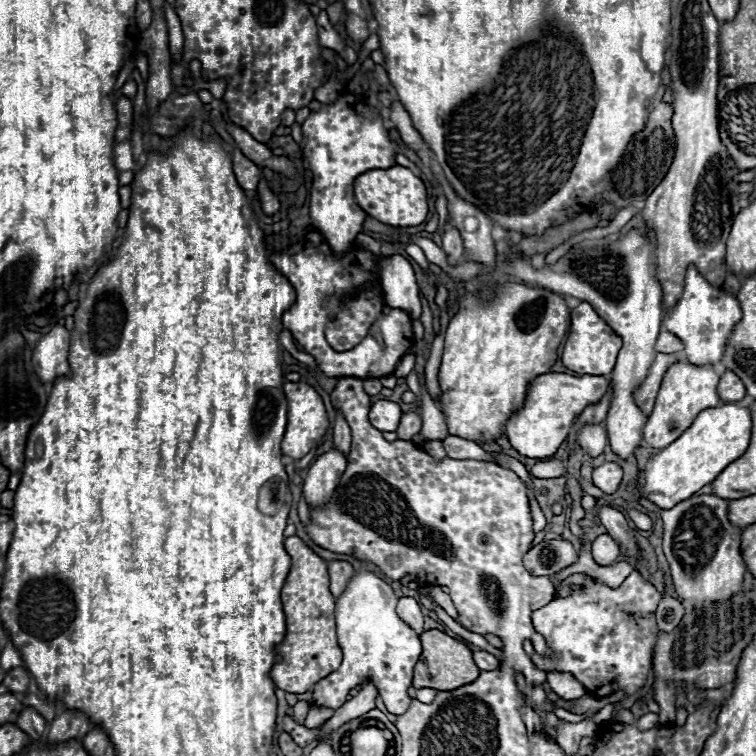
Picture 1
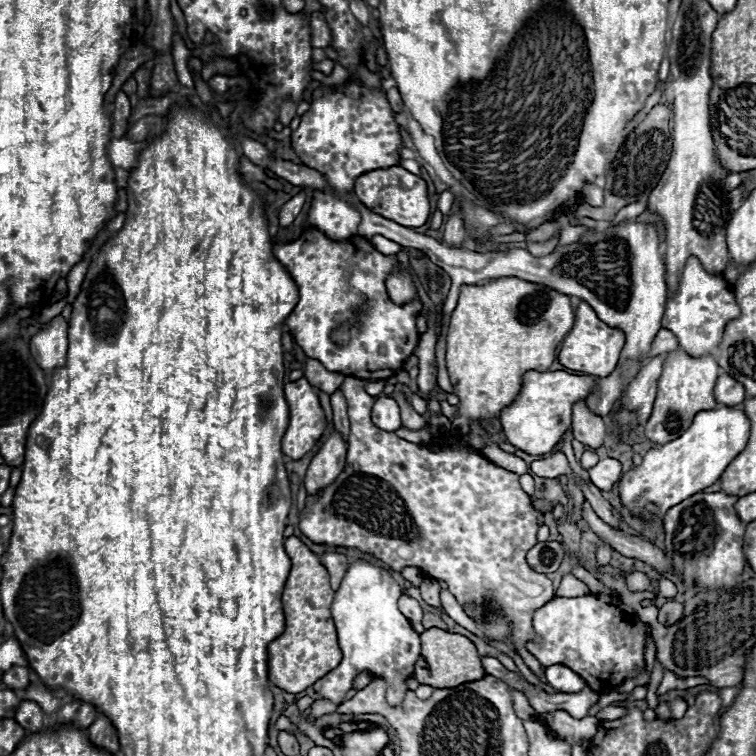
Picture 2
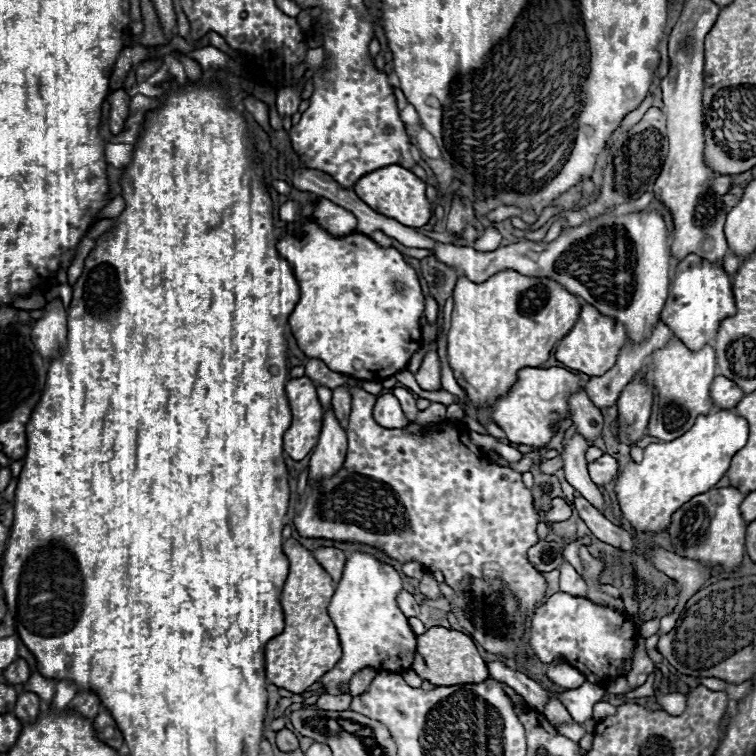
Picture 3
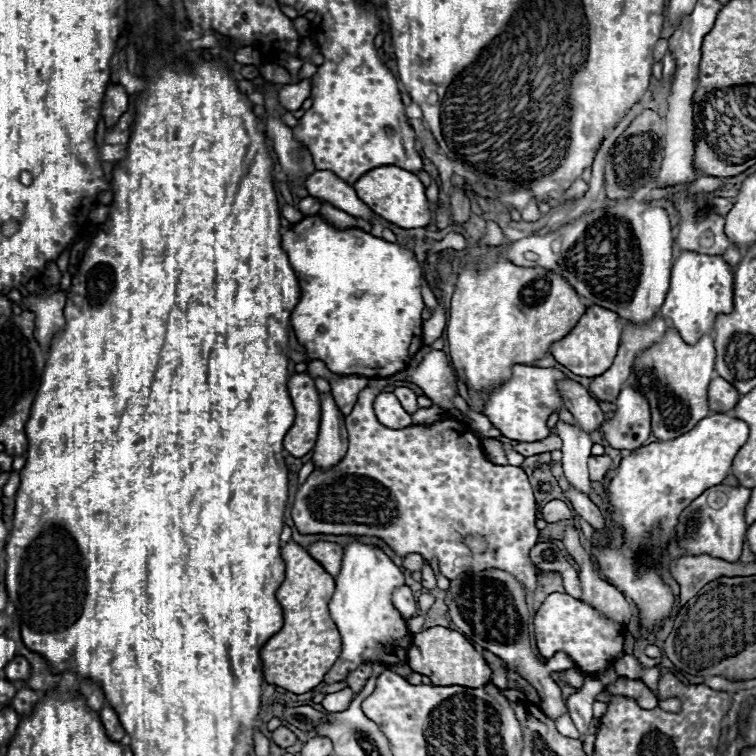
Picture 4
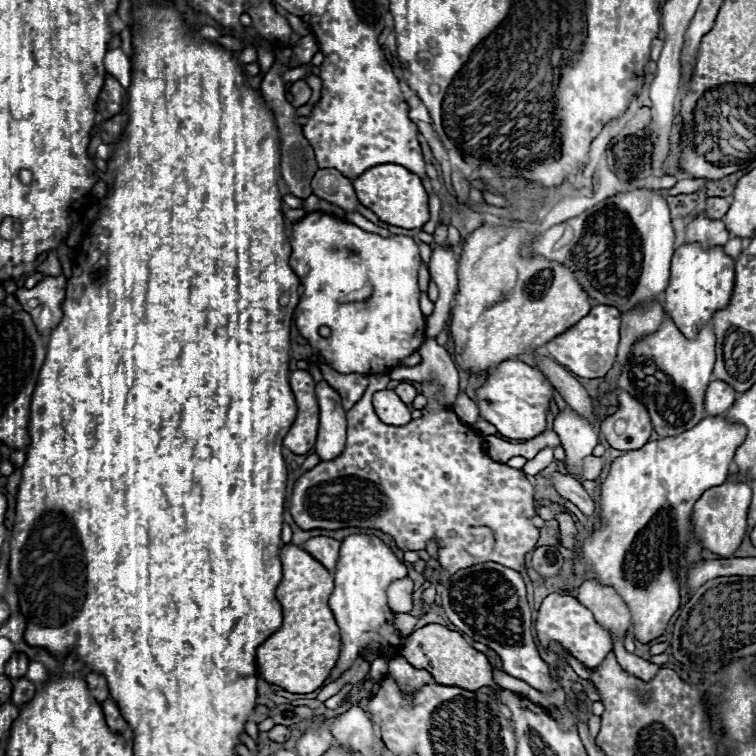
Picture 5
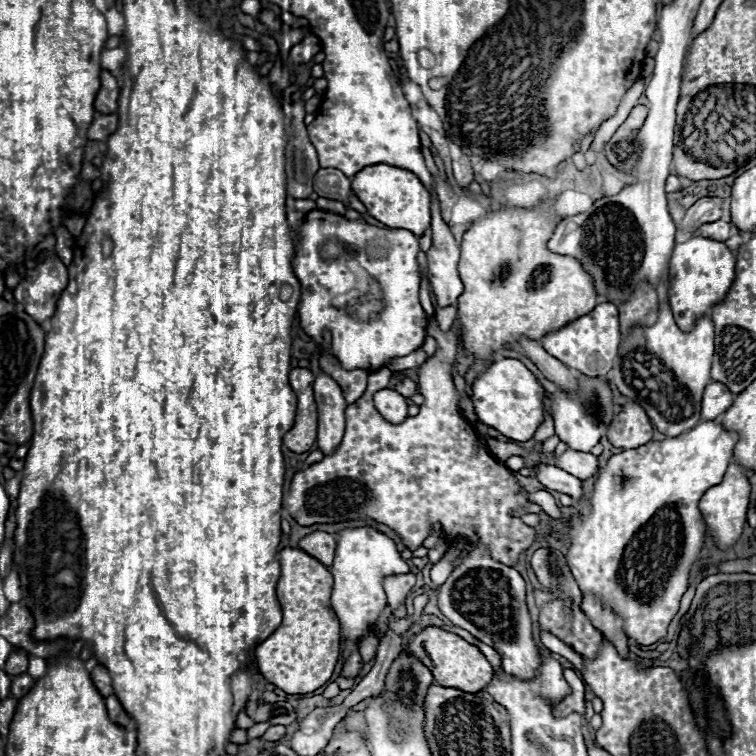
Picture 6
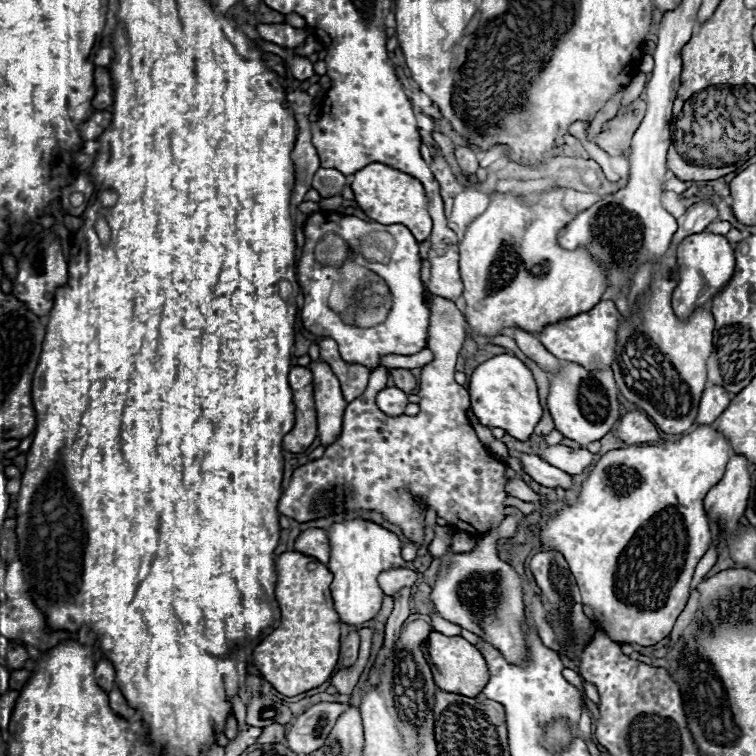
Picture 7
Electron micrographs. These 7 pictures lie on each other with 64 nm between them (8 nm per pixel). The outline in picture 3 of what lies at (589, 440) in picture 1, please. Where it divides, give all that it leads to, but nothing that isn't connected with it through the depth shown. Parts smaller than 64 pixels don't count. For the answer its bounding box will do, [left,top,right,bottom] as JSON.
[568,388,604,440]

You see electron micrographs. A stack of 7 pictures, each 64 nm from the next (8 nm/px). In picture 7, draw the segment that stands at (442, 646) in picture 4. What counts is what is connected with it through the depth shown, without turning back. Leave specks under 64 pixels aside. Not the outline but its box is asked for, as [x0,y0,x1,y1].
[424,632,490,698]

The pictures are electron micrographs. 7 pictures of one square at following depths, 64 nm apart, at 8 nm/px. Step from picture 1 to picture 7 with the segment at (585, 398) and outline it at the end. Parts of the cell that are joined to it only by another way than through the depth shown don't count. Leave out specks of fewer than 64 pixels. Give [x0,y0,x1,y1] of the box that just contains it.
[468,354,544,440]

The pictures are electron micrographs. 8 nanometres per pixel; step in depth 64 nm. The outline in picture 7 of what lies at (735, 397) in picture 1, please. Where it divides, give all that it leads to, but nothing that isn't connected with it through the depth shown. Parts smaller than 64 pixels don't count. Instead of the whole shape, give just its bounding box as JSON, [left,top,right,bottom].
[694,386,730,426]

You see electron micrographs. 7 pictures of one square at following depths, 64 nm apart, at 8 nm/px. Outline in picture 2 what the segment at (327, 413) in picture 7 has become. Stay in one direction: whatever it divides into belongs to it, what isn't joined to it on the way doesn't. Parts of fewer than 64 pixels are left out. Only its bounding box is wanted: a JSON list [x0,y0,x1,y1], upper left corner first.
[304,424,346,494]

